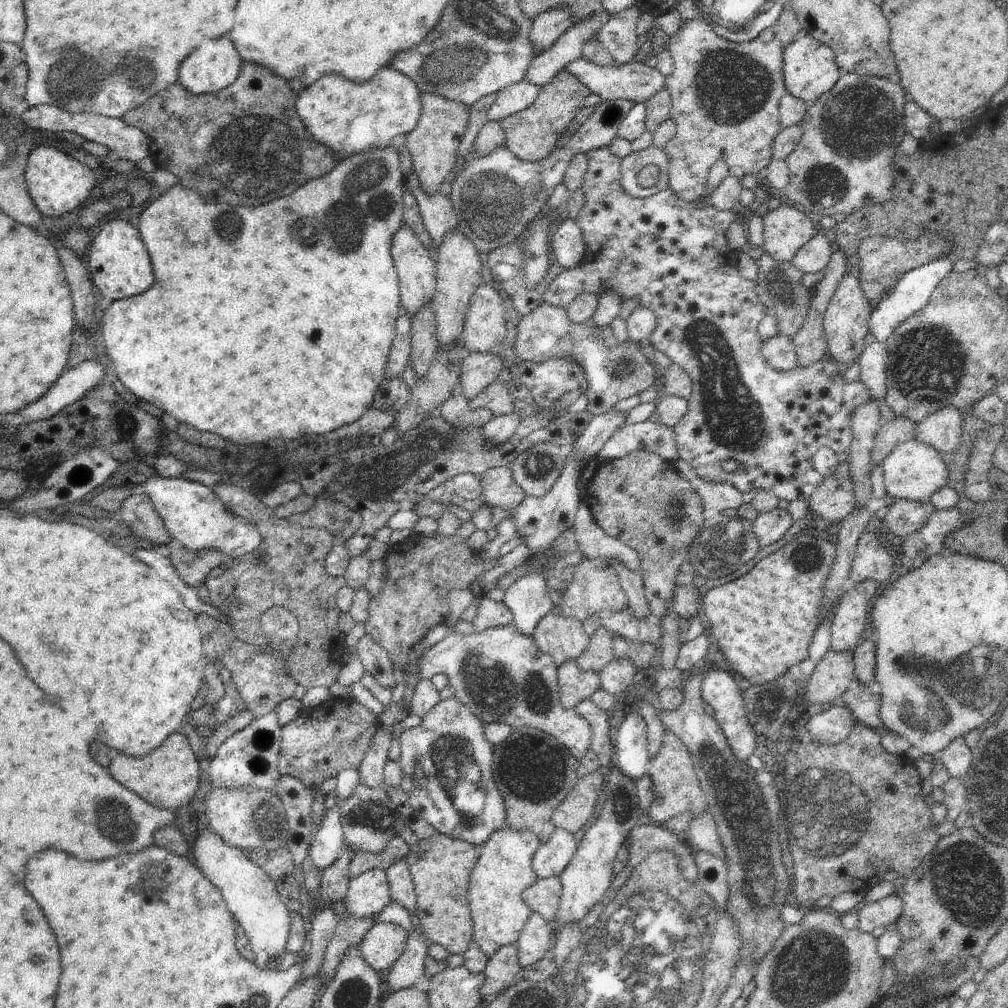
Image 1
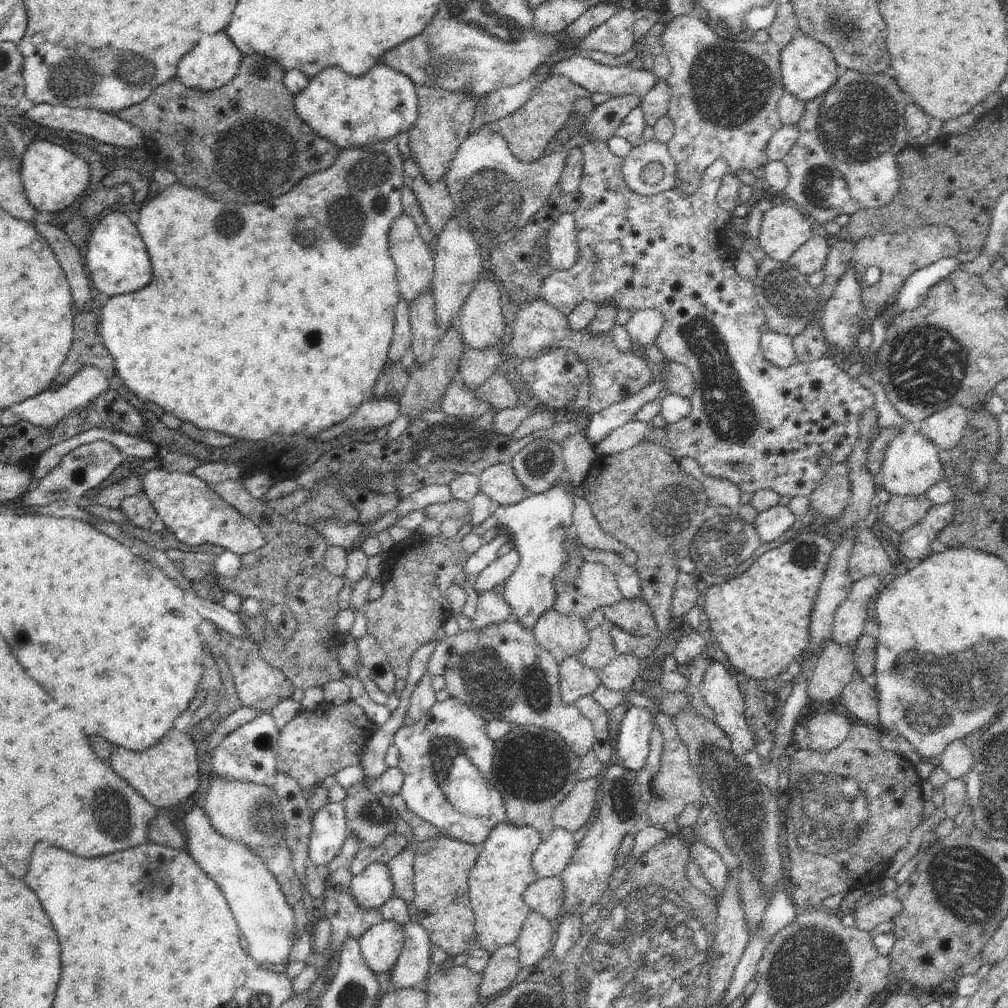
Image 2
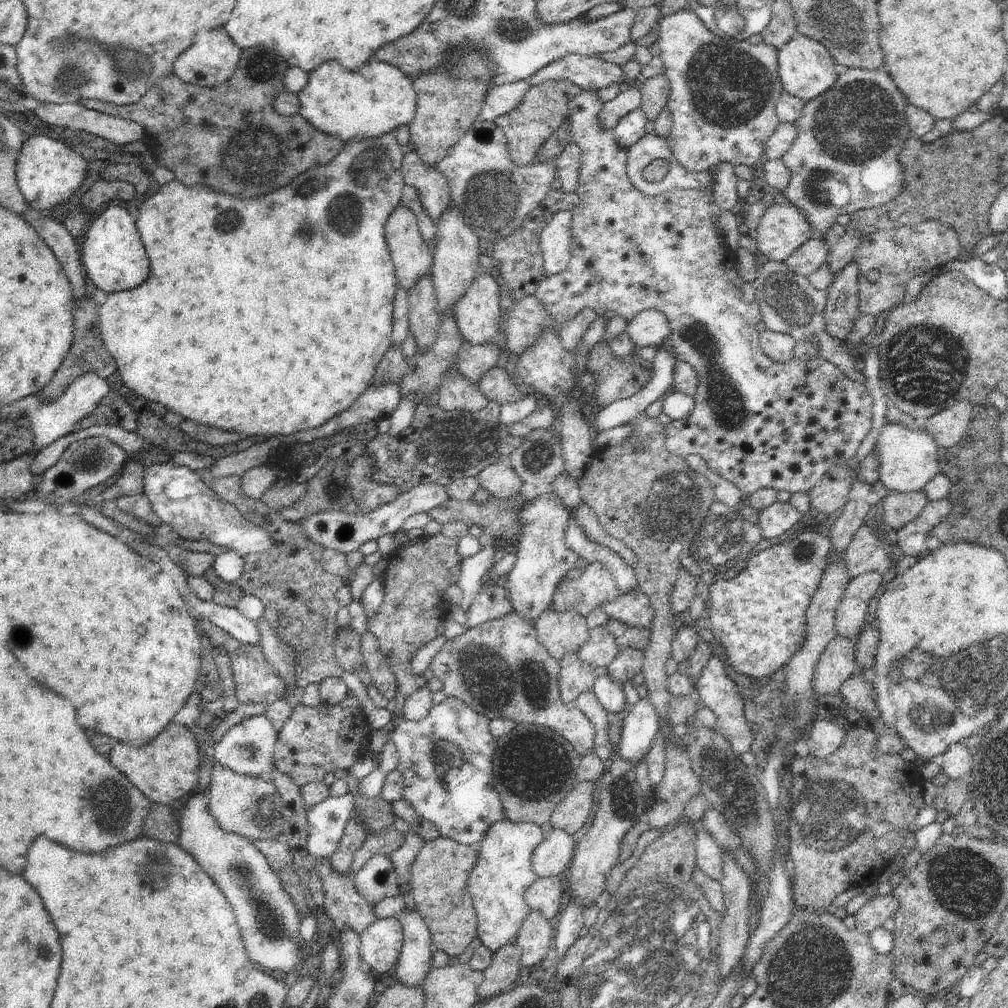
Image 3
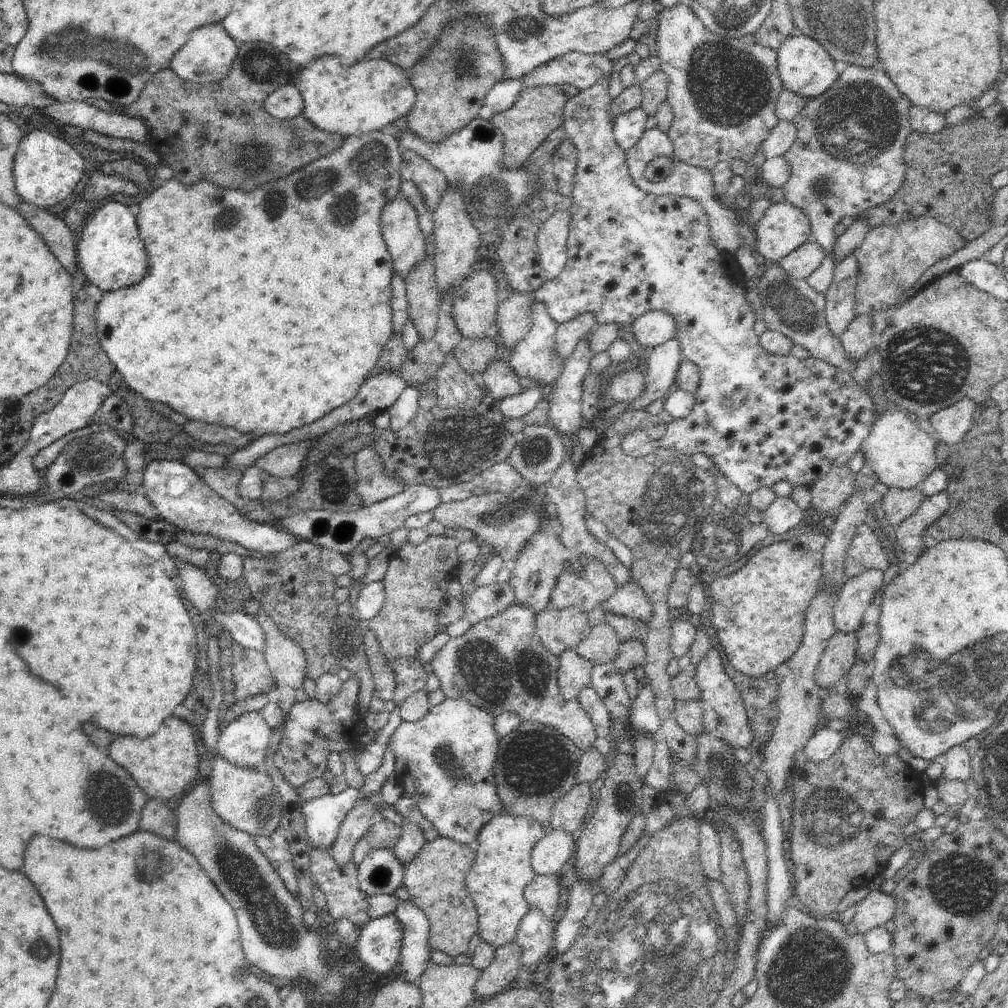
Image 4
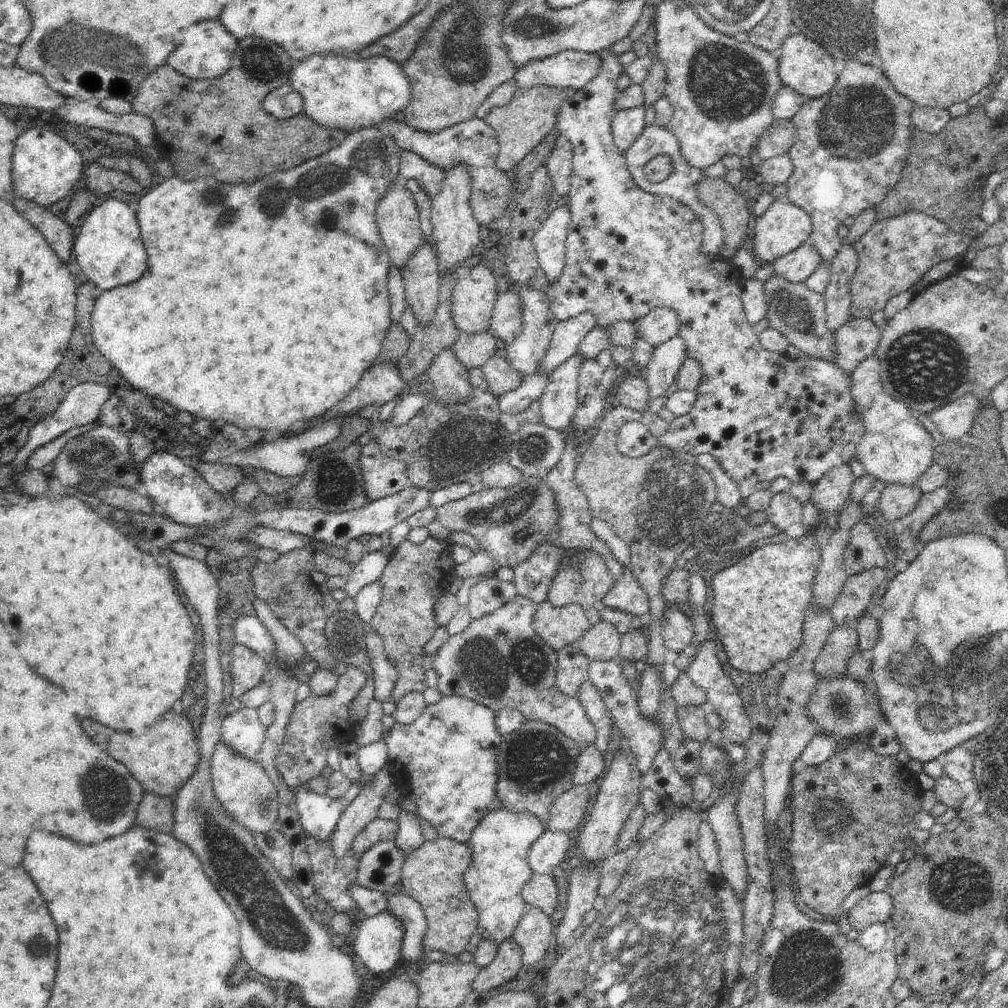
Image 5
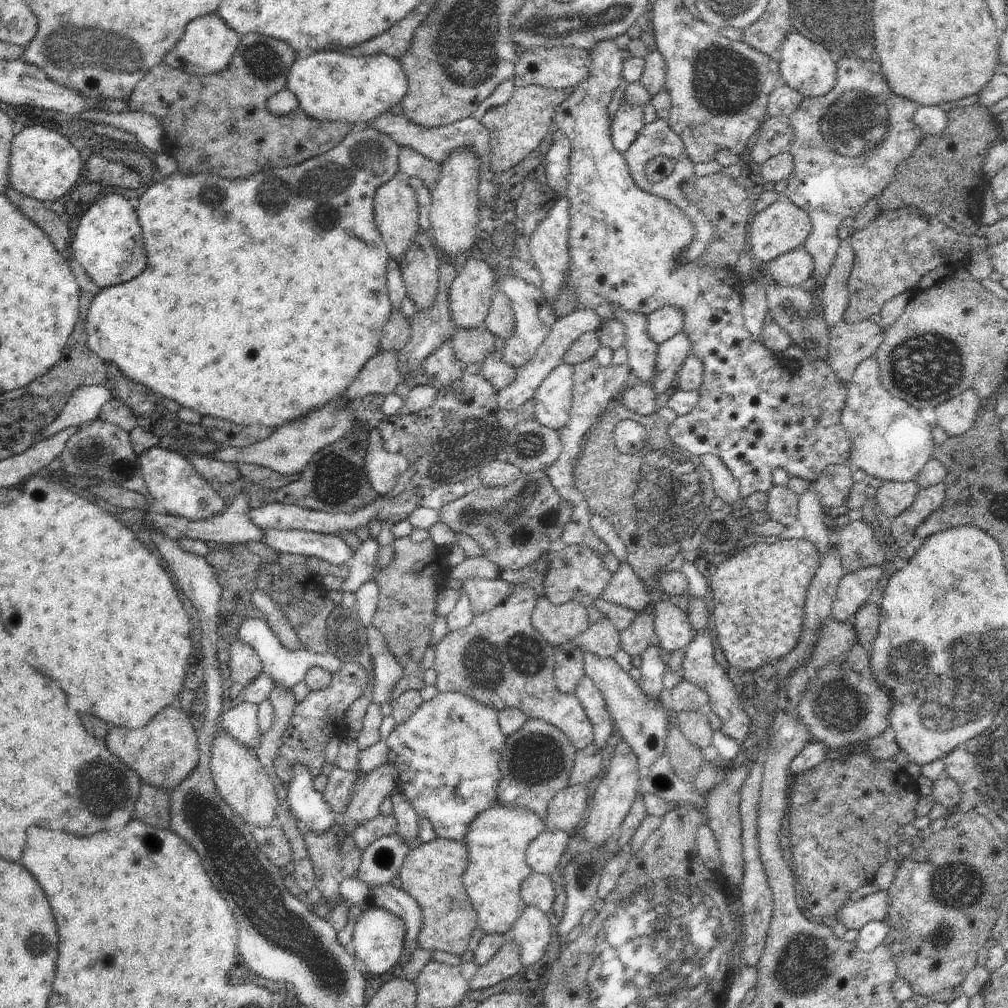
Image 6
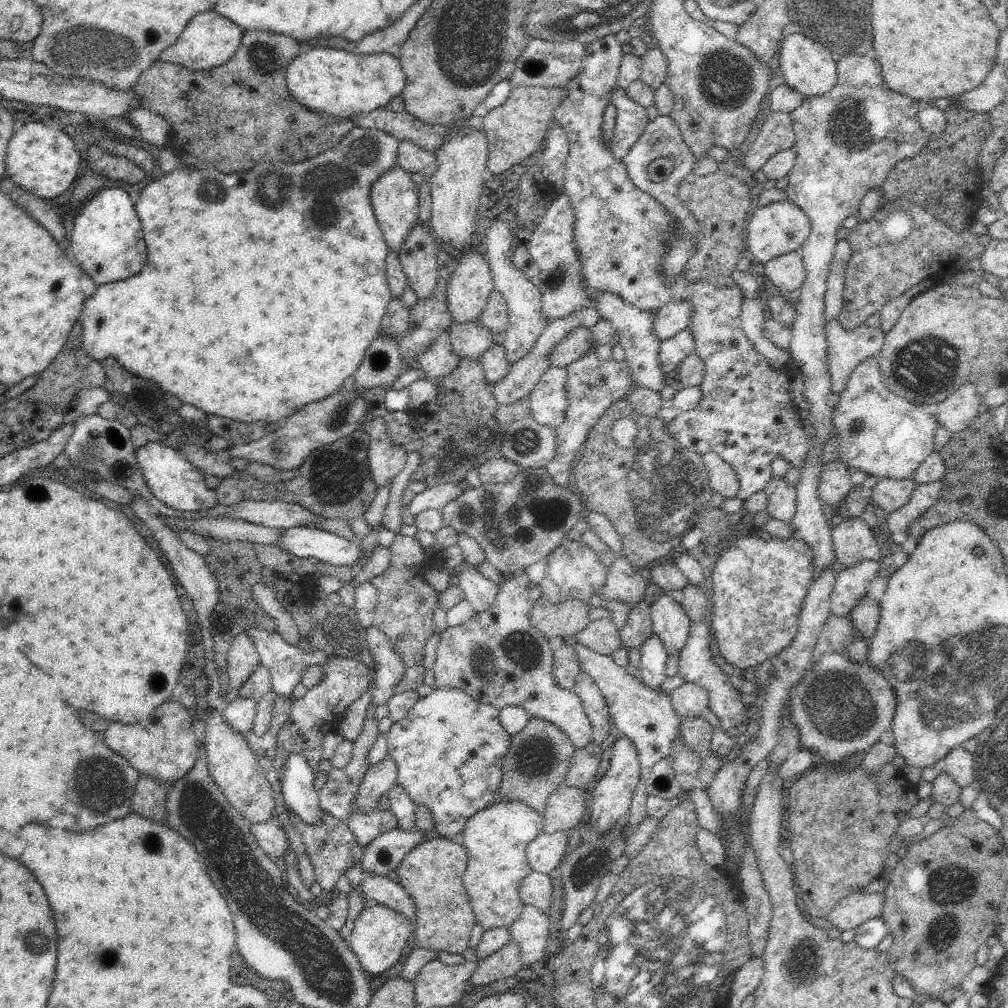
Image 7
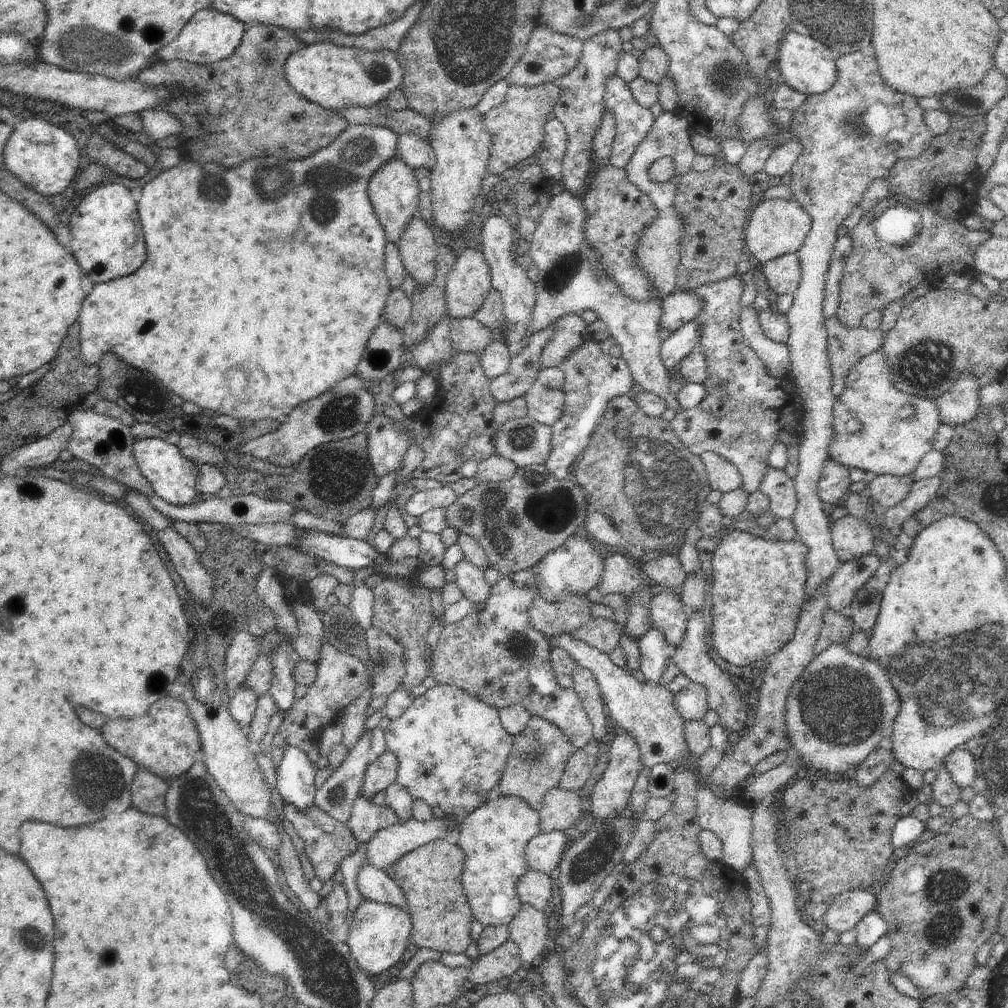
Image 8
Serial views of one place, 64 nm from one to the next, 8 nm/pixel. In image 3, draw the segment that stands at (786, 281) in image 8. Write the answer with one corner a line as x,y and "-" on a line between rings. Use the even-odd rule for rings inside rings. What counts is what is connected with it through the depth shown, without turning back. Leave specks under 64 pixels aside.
824,239
807,240
784,261
786,267
797,276
809,277
824,264
829,253
829,245

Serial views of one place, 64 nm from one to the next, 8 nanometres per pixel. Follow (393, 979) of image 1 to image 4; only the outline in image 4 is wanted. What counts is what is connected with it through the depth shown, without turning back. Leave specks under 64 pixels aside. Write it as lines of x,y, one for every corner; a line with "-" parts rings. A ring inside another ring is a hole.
399,900
393,913
403,927
403,944
400,954
400,968
403,978
408,983
416,980
428,969
432,949
427,944
429,921
424,912
415,903

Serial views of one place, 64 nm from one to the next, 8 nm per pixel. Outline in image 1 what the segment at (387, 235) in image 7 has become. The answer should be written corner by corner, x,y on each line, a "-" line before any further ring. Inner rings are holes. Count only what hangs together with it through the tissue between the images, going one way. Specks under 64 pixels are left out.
406,223
394,234
391,254
399,278
401,307
410,320
420,312
420,308
433,302
434,292
436,292
436,263
430,257
429,251
429,248
422,246
422,242
414,234
414,230
410,226
406,226

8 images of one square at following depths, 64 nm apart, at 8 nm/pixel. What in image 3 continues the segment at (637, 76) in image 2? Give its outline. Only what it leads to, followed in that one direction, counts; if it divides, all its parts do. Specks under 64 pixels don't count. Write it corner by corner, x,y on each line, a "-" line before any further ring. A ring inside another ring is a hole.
568,53
552,61
528,78
529,84
542,85
544,82
566,80
580,86
583,91
604,90
616,83
624,84
624,70
617,64
604,62
595,56

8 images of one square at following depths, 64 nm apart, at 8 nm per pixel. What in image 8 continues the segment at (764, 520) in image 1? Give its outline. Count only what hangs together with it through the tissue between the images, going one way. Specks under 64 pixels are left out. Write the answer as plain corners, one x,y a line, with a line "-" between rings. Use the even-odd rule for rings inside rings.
768,464
765,478
759,491
769,499
769,510
778,519
792,519
797,510
795,480
788,477
785,470
773,468

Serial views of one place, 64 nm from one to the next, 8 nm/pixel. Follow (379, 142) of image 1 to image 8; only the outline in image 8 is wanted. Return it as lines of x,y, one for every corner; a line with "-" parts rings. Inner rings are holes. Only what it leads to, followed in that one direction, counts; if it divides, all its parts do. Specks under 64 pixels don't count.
332,42
302,44
300,50
288,56
284,68
286,80
296,94
332,112
342,112
352,106
372,108
403,86
403,68
394,51
368,52

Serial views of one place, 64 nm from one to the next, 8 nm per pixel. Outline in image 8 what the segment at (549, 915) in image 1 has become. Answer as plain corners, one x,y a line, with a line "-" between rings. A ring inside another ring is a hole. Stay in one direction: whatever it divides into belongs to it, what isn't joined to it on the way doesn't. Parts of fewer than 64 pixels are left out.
528,870
517,884
521,903
530,904
538,911
544,911
555,888
555,875

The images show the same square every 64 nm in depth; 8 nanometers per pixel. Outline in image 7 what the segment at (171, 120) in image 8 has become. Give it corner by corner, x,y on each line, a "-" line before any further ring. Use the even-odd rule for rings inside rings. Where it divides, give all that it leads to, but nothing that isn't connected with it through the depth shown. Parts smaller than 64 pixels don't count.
144,109
130,110
120,117
129,121
136,129
136,142
140,144
148,142
150,146
164,148
170,135
170,122
166,122
166,117

